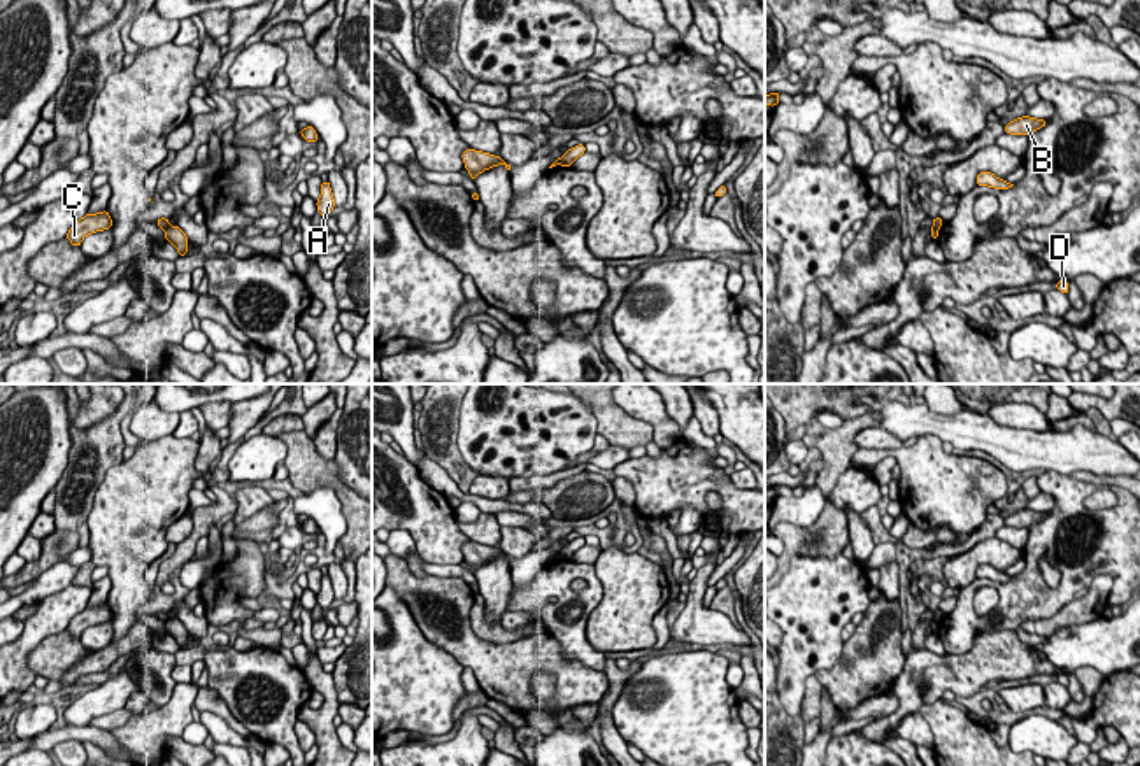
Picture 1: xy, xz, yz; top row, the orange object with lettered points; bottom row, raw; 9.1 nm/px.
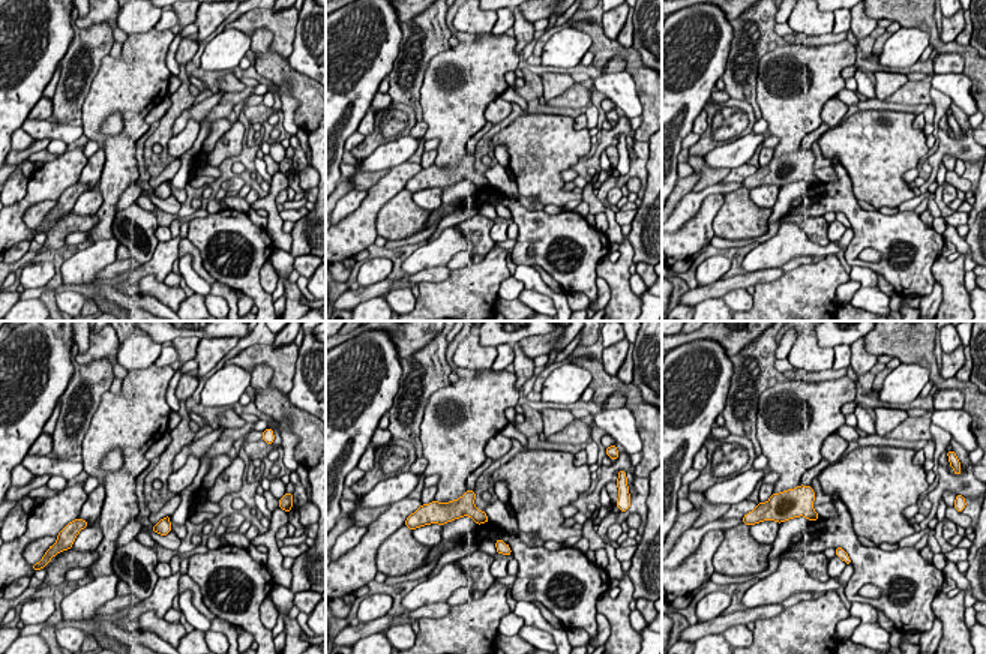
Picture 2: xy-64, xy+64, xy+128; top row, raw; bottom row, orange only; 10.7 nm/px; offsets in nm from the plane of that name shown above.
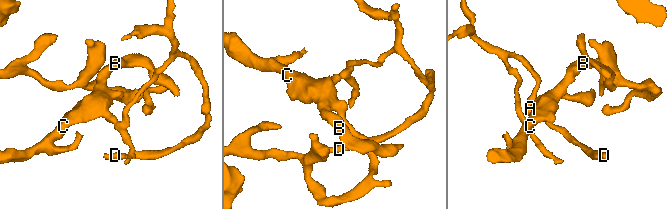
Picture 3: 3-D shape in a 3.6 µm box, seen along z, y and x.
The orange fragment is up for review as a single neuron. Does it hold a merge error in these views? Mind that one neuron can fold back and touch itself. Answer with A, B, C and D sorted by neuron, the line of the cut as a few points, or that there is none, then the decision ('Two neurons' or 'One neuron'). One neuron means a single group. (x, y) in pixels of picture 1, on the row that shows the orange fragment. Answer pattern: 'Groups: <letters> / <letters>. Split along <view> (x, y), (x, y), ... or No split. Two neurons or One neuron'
Groups: A D / B C. Split along xz (558, 160), (562, 163). Two neurons

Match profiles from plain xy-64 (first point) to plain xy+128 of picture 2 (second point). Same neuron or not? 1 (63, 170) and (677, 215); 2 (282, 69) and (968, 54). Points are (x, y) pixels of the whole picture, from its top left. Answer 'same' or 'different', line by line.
1: different
2: same

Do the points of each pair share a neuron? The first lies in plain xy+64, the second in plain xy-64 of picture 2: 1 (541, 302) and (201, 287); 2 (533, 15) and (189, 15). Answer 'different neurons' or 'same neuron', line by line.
1: different neurons
2: same neuron

